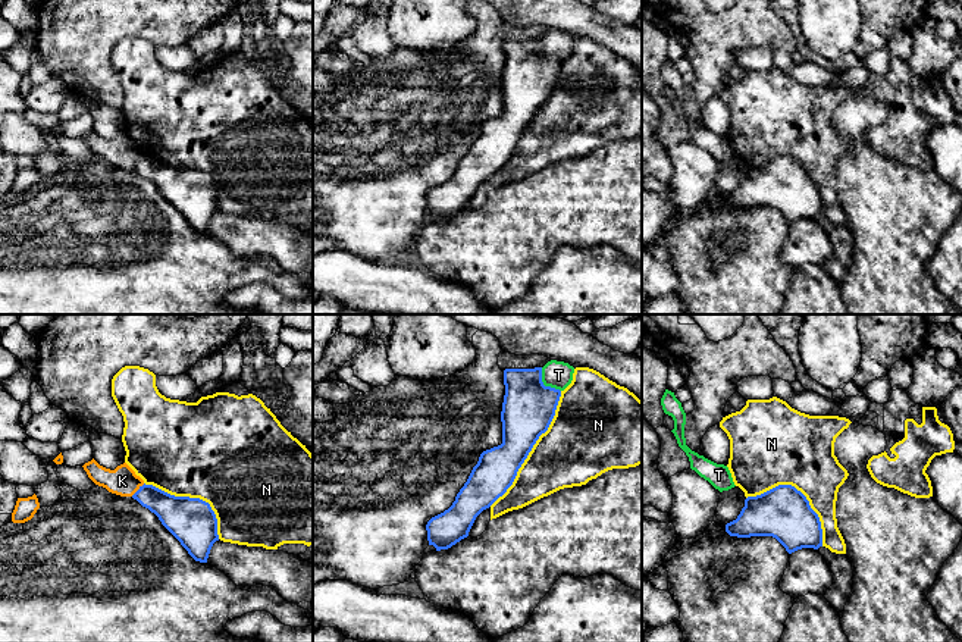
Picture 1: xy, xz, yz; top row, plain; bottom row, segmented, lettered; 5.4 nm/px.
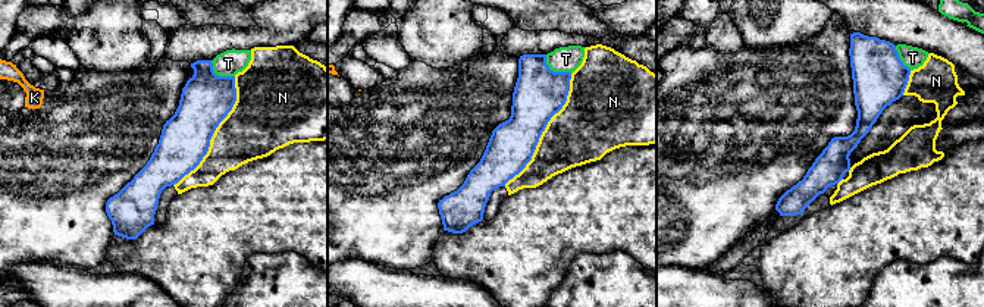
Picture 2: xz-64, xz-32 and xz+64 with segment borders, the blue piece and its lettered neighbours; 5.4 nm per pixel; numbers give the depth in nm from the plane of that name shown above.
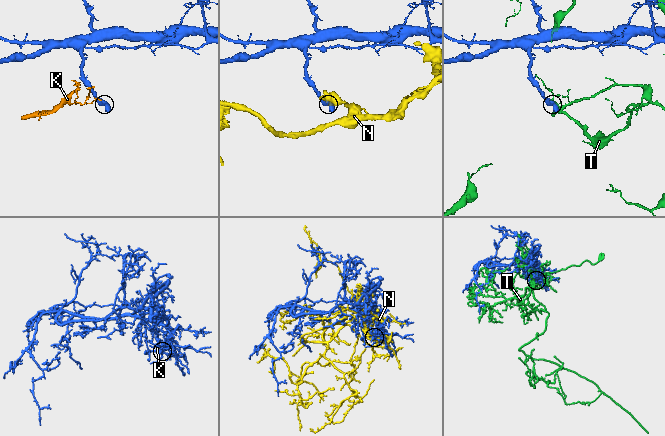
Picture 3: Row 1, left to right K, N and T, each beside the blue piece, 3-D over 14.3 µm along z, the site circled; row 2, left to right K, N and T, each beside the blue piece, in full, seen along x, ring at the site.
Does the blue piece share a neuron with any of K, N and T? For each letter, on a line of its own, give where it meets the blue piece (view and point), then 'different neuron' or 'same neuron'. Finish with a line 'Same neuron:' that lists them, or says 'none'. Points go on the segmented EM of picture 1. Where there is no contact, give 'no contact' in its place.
K: contact xy (138, 489); different neuron
N: contact xz (530, 450); different neuron
T: contact xz (542, 384); different neuron
Same neuron: none

